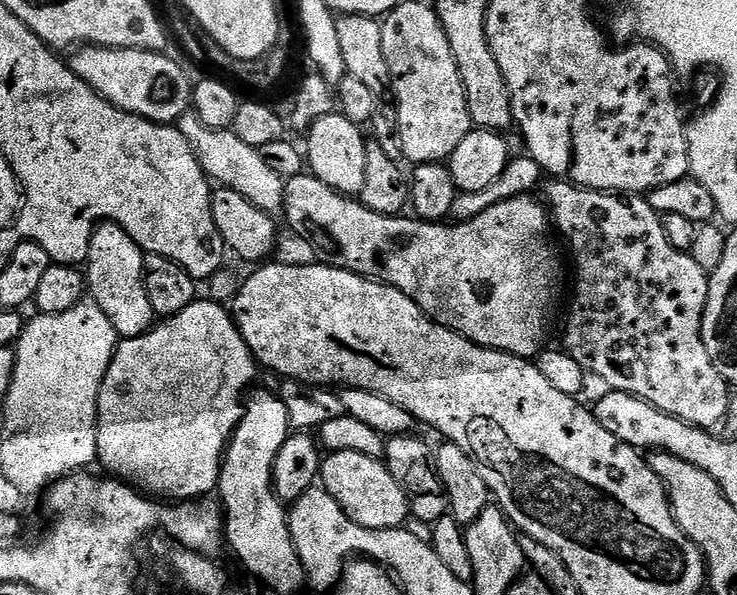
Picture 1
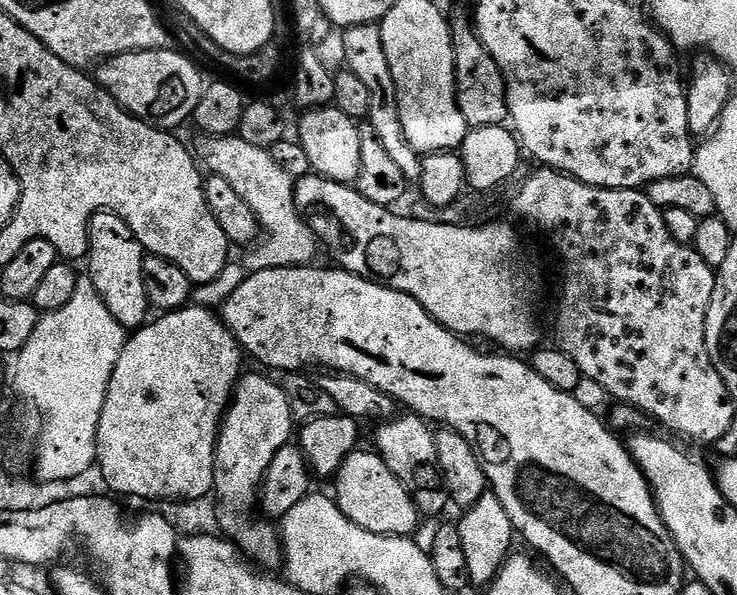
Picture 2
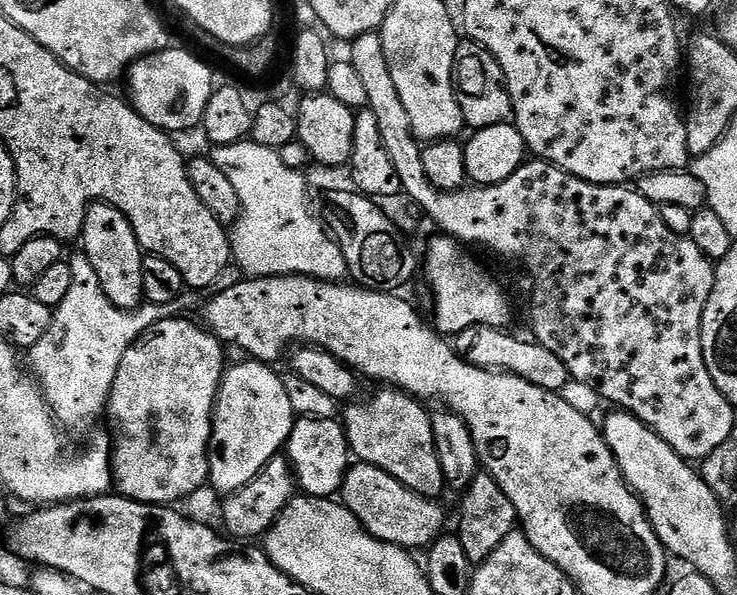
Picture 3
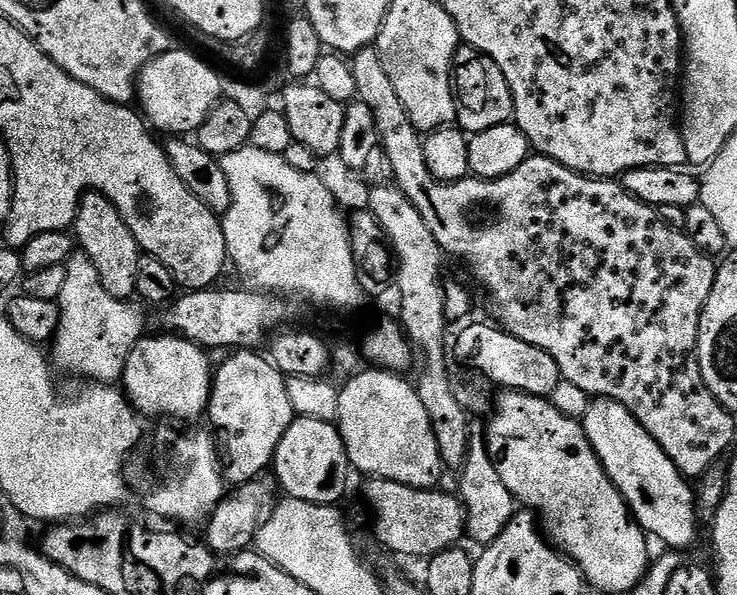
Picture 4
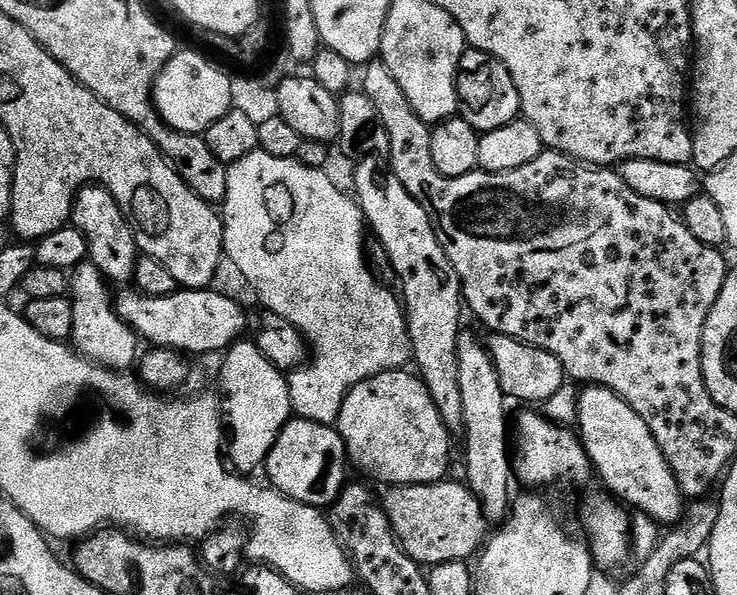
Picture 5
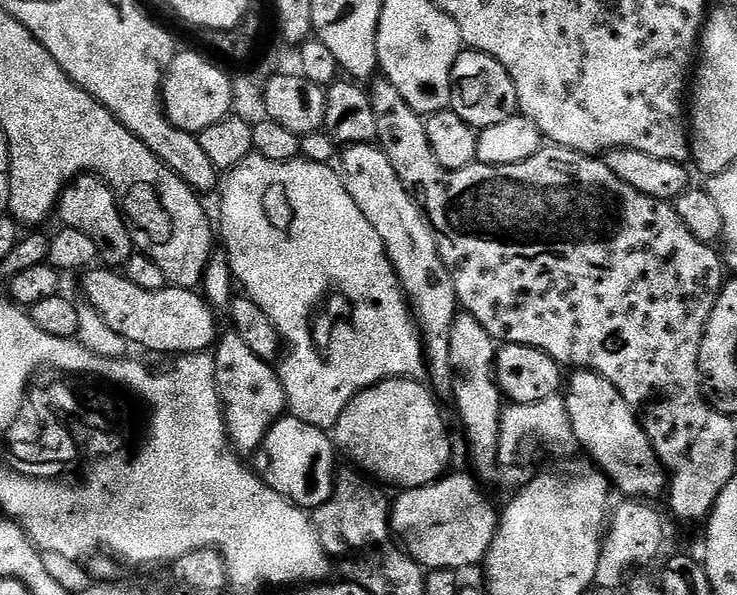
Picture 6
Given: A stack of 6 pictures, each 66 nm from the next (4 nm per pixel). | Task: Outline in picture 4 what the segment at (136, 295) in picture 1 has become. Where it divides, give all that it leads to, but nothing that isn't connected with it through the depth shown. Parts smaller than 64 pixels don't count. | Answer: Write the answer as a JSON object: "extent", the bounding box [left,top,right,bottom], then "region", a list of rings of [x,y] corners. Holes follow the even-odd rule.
{"extent":[74,192,142,301],"region":[[[86,192],[80,199],[74,236],[79,251],[85,252],[90,262],[94,262],[94,270],[98,270],[98,278],[102,278],[102,286],[106,286],[108,293],[119,300],[131,301],[138,286],[138,262],[142,255],[140,244],[134,234],[130,234],[130,226],[126,226],[120,211],[101,192]]]}

